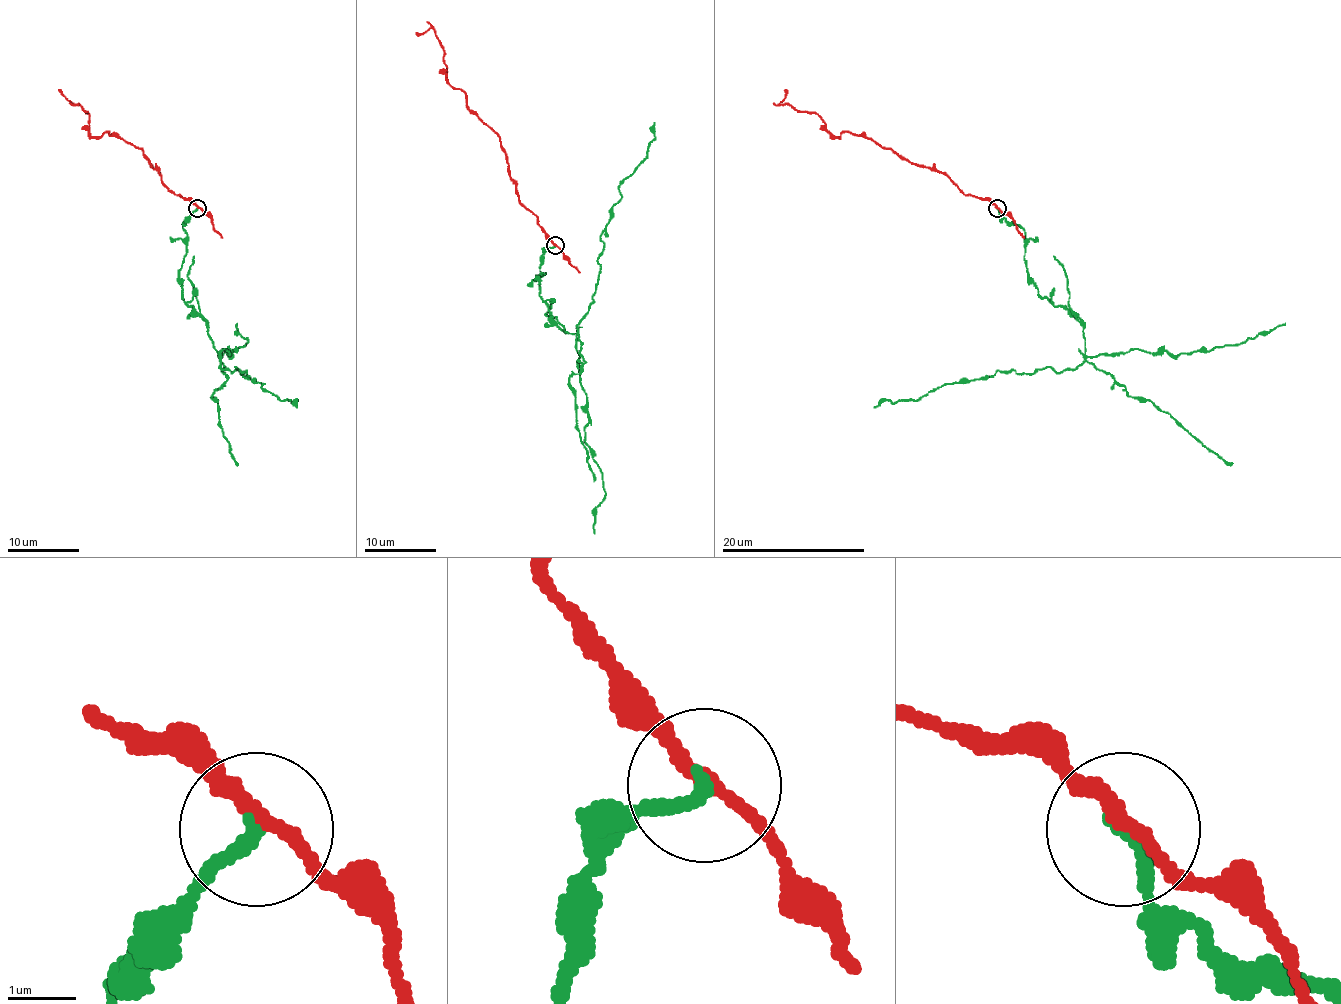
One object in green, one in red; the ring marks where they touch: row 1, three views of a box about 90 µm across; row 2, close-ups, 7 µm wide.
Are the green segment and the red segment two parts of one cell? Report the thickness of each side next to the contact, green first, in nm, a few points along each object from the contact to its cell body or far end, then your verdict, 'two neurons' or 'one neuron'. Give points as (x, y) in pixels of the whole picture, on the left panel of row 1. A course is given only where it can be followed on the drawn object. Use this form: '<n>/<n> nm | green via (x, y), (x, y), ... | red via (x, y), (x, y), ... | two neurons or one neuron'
220/200 nm | green via (198, 208), (182, 228), (182, 298), (205, 322), (219, 365), (246, 370), (297, 408) | red via (198, 208), (162, 181), (158, 171), (142, 149), (108, 131), (97, 136), (90, 135), (88, 113), (58, 90) | two neurons

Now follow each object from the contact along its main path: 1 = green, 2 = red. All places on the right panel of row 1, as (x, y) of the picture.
1: (996, 208), (1025, 235), (1027, 278), (1081, 322), (1084, 359), (1063, 372), (998, 370), (874, 408)
2: (996, 208), (860, 135), (833, 135), (817, 113), (779, 104), (786, 90)

